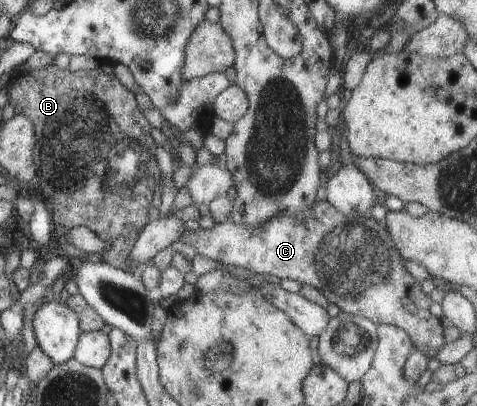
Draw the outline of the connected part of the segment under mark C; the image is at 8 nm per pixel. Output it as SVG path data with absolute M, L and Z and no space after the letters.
M315 200L304 213L283 213L254 227L229 220L224 223L214 222L206 230L199 230L197 227L188 232L184 229L178 240L191 243L195 252L219 261L224 266L239 266L255 273L271 274L280 279L290 278L301 285L312 286L320 290L329 304L335 304L341 312L363 317L376 325L391 325L404 330L411 339L413 348L428 359L433 358L444 343L441 323L429 313L429 305L432 304L430 296L421 291L421 282L405 270L405 260L392 243L385 224L376 222L371 216L349 218L326 200Z

